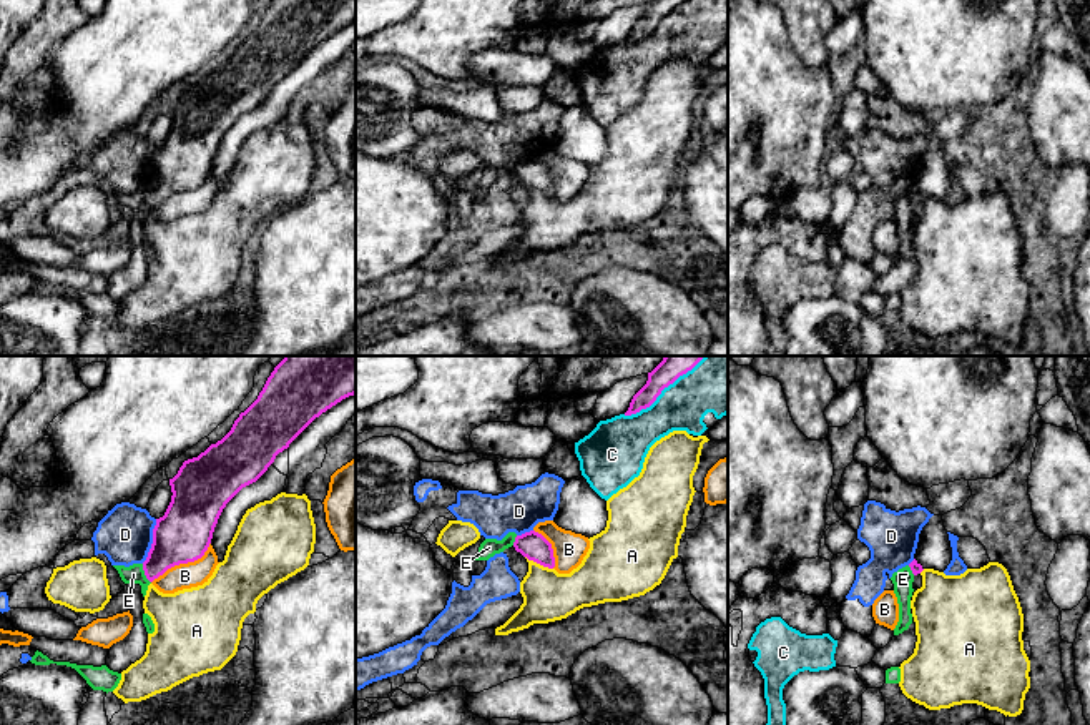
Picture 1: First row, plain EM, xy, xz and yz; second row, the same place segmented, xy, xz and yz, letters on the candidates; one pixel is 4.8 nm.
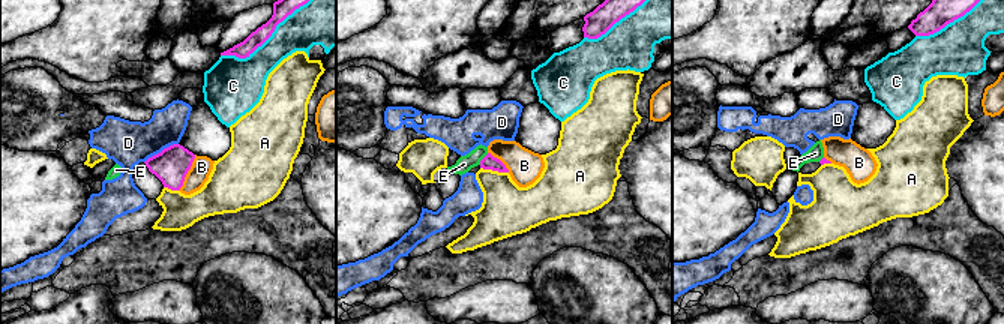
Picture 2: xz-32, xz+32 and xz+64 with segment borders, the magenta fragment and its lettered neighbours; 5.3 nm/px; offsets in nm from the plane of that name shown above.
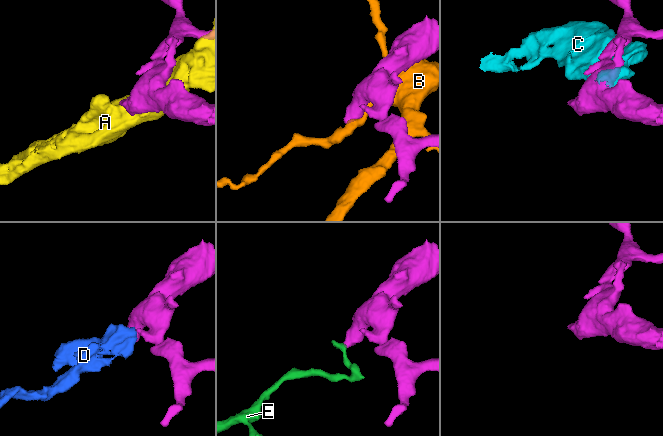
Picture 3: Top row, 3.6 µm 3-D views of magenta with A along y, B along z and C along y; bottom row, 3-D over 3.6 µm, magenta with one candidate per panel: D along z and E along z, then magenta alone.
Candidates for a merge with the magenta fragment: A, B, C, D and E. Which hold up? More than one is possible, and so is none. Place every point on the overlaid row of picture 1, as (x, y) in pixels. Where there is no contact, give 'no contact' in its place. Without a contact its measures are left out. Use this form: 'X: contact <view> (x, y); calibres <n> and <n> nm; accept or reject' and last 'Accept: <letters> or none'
A: contact xz (539, 562); calibres 140 and 240 nm; reject
B: contact xy (183, 562); calibres 280 and 130 nm; reject
C: contact xz (663, 388); calibres 160 and 280 nm; reject
D: contact xy (153, 541); calibres 280 and 280 nm; reject
E: contact xy (145, 574); calibres 260 and 90 nm; reject
Accept: none

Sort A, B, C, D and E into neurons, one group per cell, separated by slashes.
A / B / C / D / E

